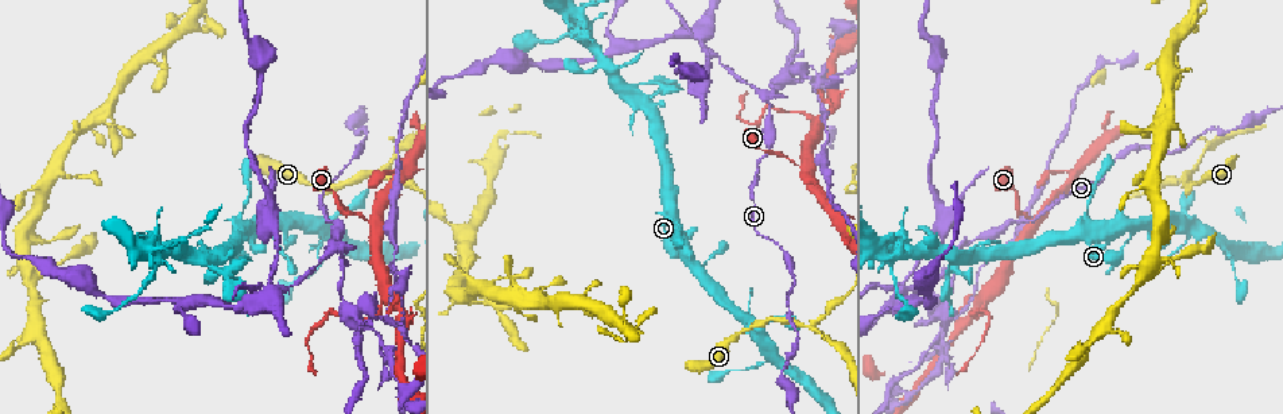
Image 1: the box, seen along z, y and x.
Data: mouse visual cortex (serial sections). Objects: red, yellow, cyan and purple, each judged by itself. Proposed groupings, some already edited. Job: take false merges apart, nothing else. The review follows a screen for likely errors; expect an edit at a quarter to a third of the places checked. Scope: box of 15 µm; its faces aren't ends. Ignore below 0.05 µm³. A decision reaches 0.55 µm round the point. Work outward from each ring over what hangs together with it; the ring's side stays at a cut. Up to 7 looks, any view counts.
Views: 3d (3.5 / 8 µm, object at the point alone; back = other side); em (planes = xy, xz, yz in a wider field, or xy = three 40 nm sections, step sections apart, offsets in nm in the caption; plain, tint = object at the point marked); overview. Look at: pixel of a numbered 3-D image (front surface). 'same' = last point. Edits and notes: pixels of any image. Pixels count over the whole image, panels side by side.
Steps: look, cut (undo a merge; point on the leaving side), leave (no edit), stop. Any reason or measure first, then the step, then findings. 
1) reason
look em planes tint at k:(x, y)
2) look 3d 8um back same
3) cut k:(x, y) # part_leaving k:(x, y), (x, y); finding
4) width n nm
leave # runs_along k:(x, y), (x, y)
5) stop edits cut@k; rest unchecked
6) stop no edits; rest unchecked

thick turns thin
look 3d 3.5um at 1:(348, 163)

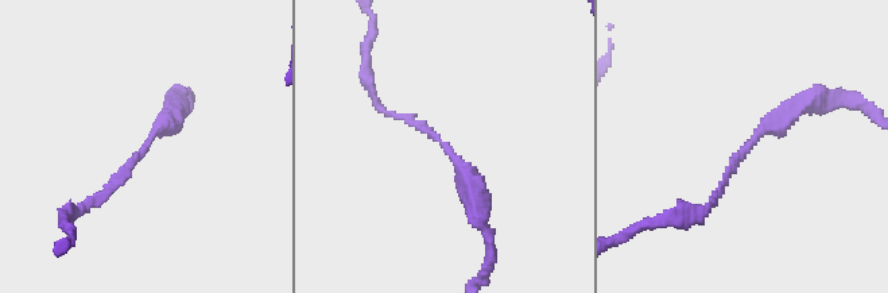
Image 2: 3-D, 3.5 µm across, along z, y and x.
arm_widths 100, 250 nm
look em xy step 2 tint at 2:(443, 144)

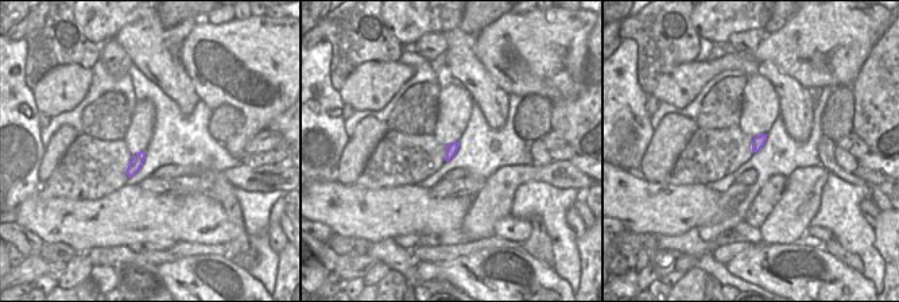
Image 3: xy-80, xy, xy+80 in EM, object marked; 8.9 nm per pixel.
cut it another way
look em planes tint same

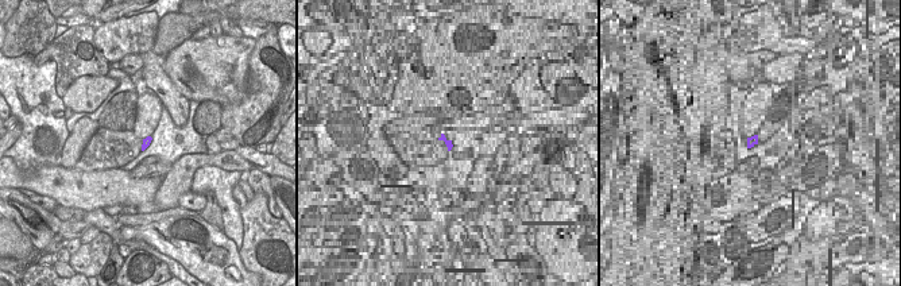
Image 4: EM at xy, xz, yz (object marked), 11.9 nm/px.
leave # runs_along 2:(710, 205), (755, 135), (803, 103); one cell here

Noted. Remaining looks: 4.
arms part here
look 3d 8um at 1:(373, 225)

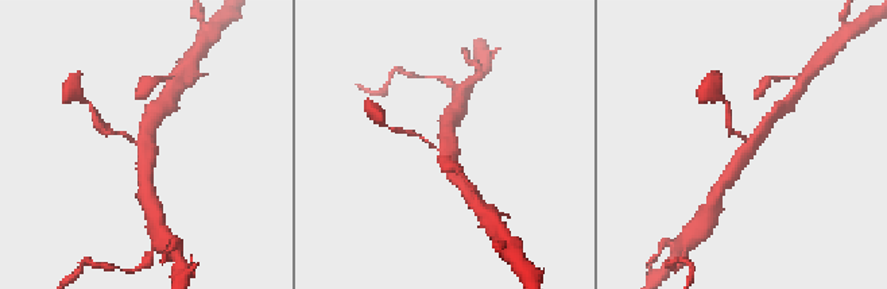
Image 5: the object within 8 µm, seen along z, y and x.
closer look
look 3d 3.5um at 5:(439, 152)

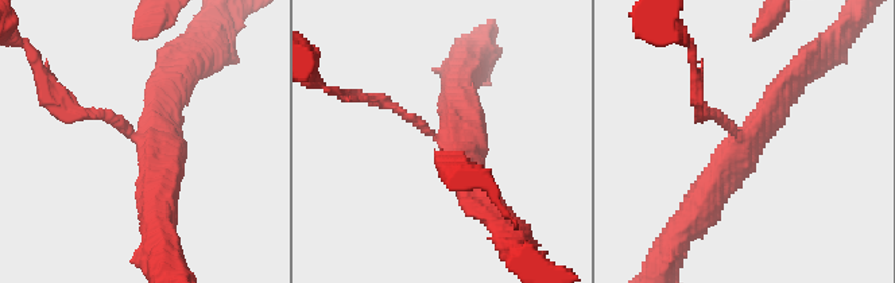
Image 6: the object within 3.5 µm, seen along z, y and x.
arms 3; arm_widths 150, 300, 400 nm
look em xy step 5 tint at 6:(442, 139)

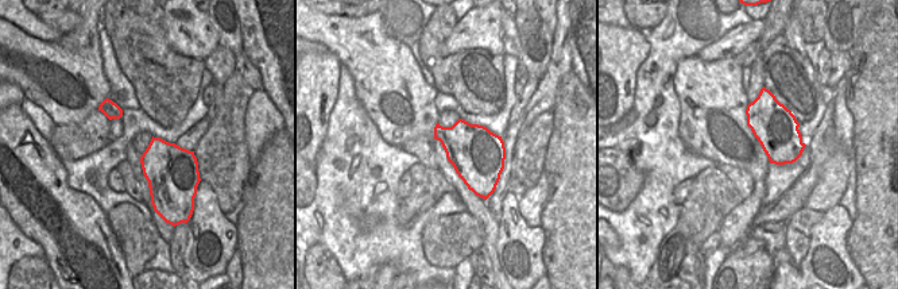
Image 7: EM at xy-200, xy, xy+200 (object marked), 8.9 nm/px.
leave # runs_along 6:(66, 112), (103, 112), (152, 148), (157, 212); all the same cell

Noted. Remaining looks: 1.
stop no edits; rest unchecked

